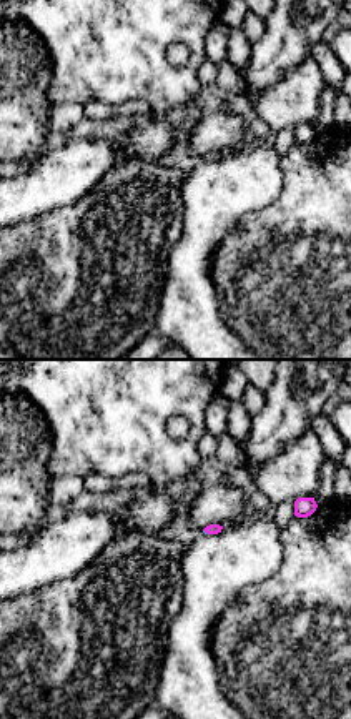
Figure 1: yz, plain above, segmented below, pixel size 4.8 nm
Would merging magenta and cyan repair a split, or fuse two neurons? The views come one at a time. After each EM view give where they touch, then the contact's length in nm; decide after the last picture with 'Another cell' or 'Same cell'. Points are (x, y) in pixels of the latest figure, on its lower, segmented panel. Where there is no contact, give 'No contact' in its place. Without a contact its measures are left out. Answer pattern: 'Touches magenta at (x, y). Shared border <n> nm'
Touches magenta at (205, 531). Shared border 30 nm

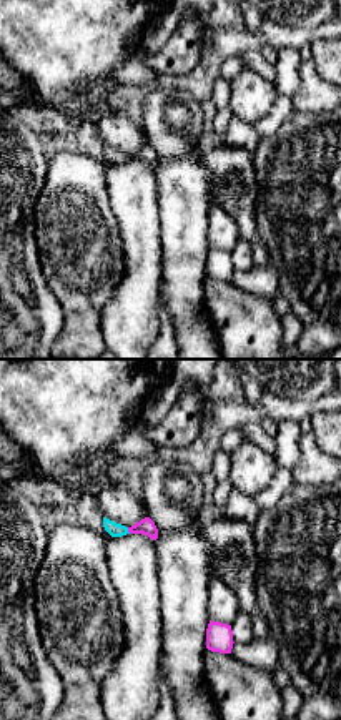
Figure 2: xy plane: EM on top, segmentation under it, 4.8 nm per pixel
Touches magenta at (128, 531). Shared border 40 nm

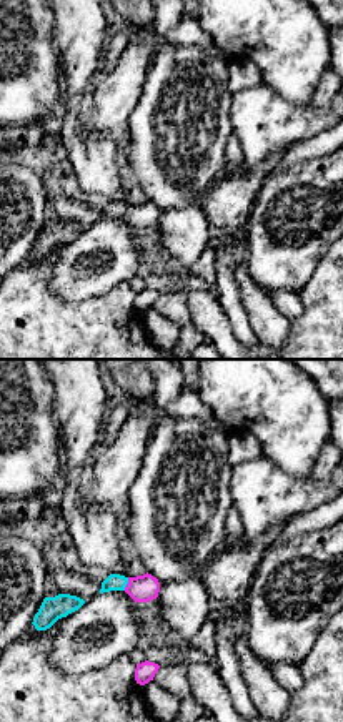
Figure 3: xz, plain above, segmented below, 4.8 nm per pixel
Touches magenta at (127, 584). Shared border 70 nm

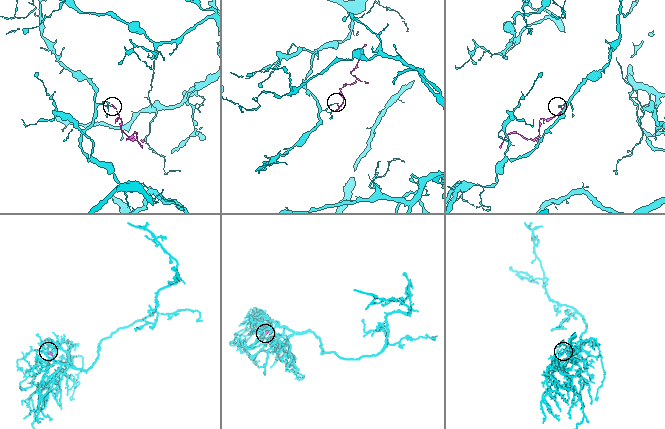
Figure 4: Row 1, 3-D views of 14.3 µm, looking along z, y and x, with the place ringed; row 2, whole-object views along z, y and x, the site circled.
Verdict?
Same cell

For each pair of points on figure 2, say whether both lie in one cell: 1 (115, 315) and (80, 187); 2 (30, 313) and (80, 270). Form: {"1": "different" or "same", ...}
{"1": "different", "2": "different"}

